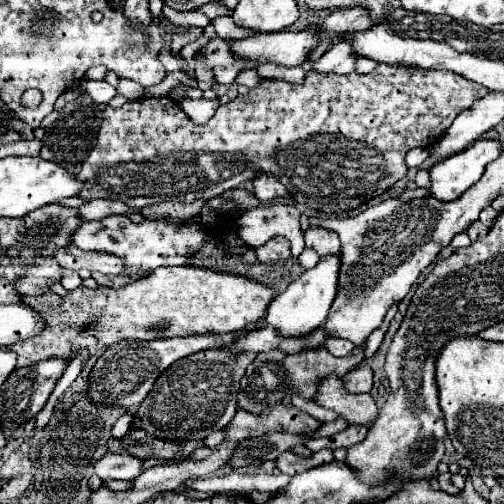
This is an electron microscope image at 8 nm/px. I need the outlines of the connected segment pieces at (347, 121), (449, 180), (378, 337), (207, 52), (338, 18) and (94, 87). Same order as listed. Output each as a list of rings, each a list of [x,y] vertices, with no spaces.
[[[378,64],[374,68],[374,72],[362,76],[356,72],[350,72],[346,76],[338,76],[338,74],[314,74],[312,70],[308,72],[304,84],[288,84],[282,80],[262,80],[256,88],[252,88],[248,94],[238,96],[234,100],[230,100],[228,104],[220,106],[216,110],[216,114],[206,122],[206,124],[194,124],[178,106],[178,102],[174,102],[172,98],[138,98],[132,102],[126,102],[122,108],[106,108],[106,116],[102,120],[102,128],[98,132],[98,144],[94,146],[94,150],[90,152],[90,156],[82,162],[80,172],[76,174],[76,178],[80,182],[84,182],[84,188],[80,190],[80,198],[90,200],[90,198],[110,198],[110,200],[120,200],[124,202],[128,208],[144,208],[148,204],[160,204],[166,200],[182,200],[182,202],[194,202],[194,200],[210,200],[214,196],[220,196],[222,192],[230,190],[230,188],[238,188],[238,184],[252,180],[258,172],[268,172],[274,174],[290,192],[290,196],[298,202],[304,204],[312,210],[318,212],[326,212],[326,214],[342,214],[348,210],[356,210],[360,206],[364,206],[370,198],[380,196],[382,192],[386,192],[388,188],[394,186],[394,182],[402,180],[408,172],[406,172],[406,162],[404,156],[408,150],[422,146],[422,148],[430,148],[434,146],[444,132],[450,128],[452,120],[466,110],[468,106],[472,106],[478,98],[482,98],[488,90],[484,86],[478,86],[476,82],[468,82],[466,78],[458,78],[458,74],[448,72],[448,70],[398,70],[398,66],[382,66]]]
[[[478,140],[470,148],[452,154],[442,162],[436,162],[430,168],[428,196],[442,202],[458,200],[470,186],[480,180],[486,164],[498,158],[500,154],[500,142]]]
[[[394,304],[394,306],[392,306],[388,312],[386,312],[382,326],[380,326],[380,328],[376,328],[376,330],[370,334],[370,338],[366,340],[366,350],[364,350],[364,354],[366,354],[366,360],[370,360],[370,358],[374,356],[374,352],[378,350],[378,346],[382,344],[382,340],[384,340],[384,334],[386,334],[386,330],[388,330],[388,326],[390,326],[390,322],[392,322],[392,318],[394,318],[396,310],[398,310],[398,306]]]
[[[214,38],[204,46],[202,58],[204,64],[210,66],[226,66],[226,62],[230,62],[230,40],[222,40],[222,38]]]
[[[354,6],[354,8],[342,8],[342,10],[332,12],[324,20],[322,30],[326,36],[330,36],[330,34],[342,34],[350,30],[366,30],[366,26],[372,26],[368,8]]]
[[[86,80],[86,92],[94,98],[94,102],[108,102],[108,100],[112,100],[114,96],[116,96],[116,88],[114,86],[110,86],[110,84],[106,84],[104,80],[102,82],[94,82],[94,80]]]

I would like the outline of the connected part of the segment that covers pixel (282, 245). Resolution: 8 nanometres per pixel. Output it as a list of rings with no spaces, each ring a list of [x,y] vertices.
[[[274,238],[274,242],[266,242],[266,246],[260,246],[256,250],[256,256],[260,262],[278,262],[290,258],[290,244],[286,238]]]

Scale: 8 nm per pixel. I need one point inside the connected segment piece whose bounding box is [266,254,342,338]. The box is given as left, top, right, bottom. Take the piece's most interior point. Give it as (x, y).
(303, 306)

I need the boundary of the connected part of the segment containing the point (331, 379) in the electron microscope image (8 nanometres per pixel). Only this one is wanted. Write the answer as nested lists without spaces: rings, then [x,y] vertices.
[[[328,374],[320,380],[314,402],[334,410],[350,424],[372,424],[378,416],[374,398],[370,394],[350,394],[336,374]]]

